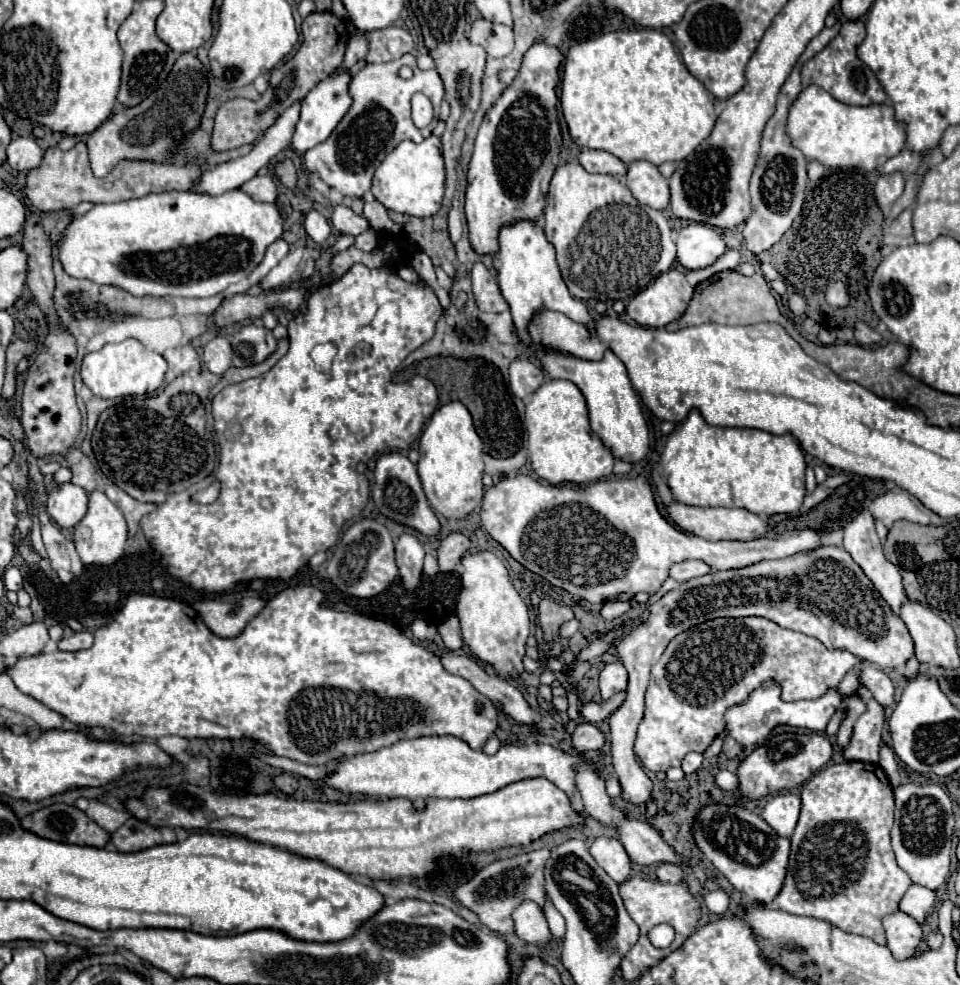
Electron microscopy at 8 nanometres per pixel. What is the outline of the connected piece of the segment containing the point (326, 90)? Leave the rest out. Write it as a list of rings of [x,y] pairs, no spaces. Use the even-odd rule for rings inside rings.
[[[336,71],[330,77],[326,77],[326,81],[320,81],[304,97],[302,111],[300,111],[300,121],[298,121],[294,137],[292,137],[292,149],[294,151],[298,151],[302,155],[308,149],[316,147],[318,143],[322,143],[330,137],[330,133],[336,129],[336,125],[340,123],[340,119],[348,113],[348,109],[352,105],[352,99],[348,95],[348,83],[350,83],[350,75],[346,71]]]

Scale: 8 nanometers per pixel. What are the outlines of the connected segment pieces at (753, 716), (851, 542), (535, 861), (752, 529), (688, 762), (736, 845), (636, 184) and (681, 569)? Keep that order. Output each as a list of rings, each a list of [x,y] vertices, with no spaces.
[[[774,679],[764,681],[758,689],[754,689],[750,693],[750,697],[738,705],[732,705],[726,713],[726,733],[738,741],[740,745],[760,745],[768,733],[776,727],[776,725],[790,725],[790,727],[800,727],[800,729],[810,729],[810,731],[824,731],[830,717],[836,711],[844,711],[846,717],[840,723],[840,731],[838,731],[838,745],[844,747],[848,745],[848,739],[852,736],[854,721],[866,711],[866,703],[862,701],[862,697],[858,693],[854,695],[842,695],[838,689],[828,689],[822,697],[818,699],[810,699],[810,701],[782,701],[780,699],[780,685]]]
[[[868,511],[860,513],[850,525],[844,527],[844,547],[852,555],[852,559],[862,567],[862,571],[866,573],[866,577],[874,583],[874,587],[884,597],[884,601],[890,605],[890,609],[894,611],[894,615],[898,615],[900,607],[908,601],[908,595],[904,591],[904,583],[902,583],[902,575],[898,573],[898,567],[892,565],[884,557],[884,553],[882,553],[882,543],[880,543],[878,535],[876,535],[874,519],[872,519],[872,515]]]
[[[548,849],[530,851],[522,855],[514,855],[510,859],[498,859],[486,867],[482,867],[474,877],[470,877],[466,883],[458,885],[452,893],[458,903],[468,907],[476,913],[478,921],[488,927],[490,931],[496,931],[500,935],[512,935],[514,933],[514,919],[512,913],[518,905],[524,901],[534,901],[538,907],[546,905],[546,891],[544,891],[544,865],[550,857]]]
[[[672,503],[668,505],[668,513],[676,521],[676,525],[688,533],[694,533],[698,537],[704,537],[706,541],[750,541],[750,539],[760,539],[768,531],[766,519],[760,515],[754,515],[746,509],[728,509],[728,507],[690,507],[682,503]]]
[[[688,753],[688,755],[684,757],[684,761],[682,761],[684,773],[686,773],[686,775],[692,775],[696,769],[700,769],[702,761],[704,761],[704,757],[702,757],[700,753]]]
[[[708,805],[694,821],[694,839],[706,859],[748,899],[770,903],[780,893],[790,855],[790,839],[780,837],[760,815],[744,807]]]
[[[634,161],[626,171],[626,187],[632,195],[652,209],[666,209],[670,203],[668,181],[658,173],[656,165],[648,161]]]
[[[682,561],[682,563],[676,563],[670,567],[670,577],[684,583],[688,579],[694,579],[694,577],[702,577],[706,573],[710,573],[712,569],[704,563],[704,561]]]

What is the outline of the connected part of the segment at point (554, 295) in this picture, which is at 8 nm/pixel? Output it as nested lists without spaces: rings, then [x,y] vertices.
[[[520,219],[516,223],[504,225],[500,229],[500,249],[496,253],[496,259],[500,261],[498,265],[498,285],[502,289],[504,299],[510,305],[514,327],[518,331],[520,343],[530,345],[526,337],[526,323],[532,317],[534,311],[538,309],[552,309],[560,311],[566,317],[570,317],[576,323],[584,323],[592,329],[592,319],[586,309],[586,305],[578,299],[574,299],[560,275],[558,263],[556,263],[556,249],[554,245],[546,239],[544,229],[538,225],[538,221],[530,219]]]

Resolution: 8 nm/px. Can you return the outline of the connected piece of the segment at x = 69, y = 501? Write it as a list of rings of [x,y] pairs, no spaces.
[[[74,483],[58,485],[56,489],[50,491],[46,501],[46,511],[60,529],[76,527],[86,515],[86,507],[88,507],[88,493]]]

